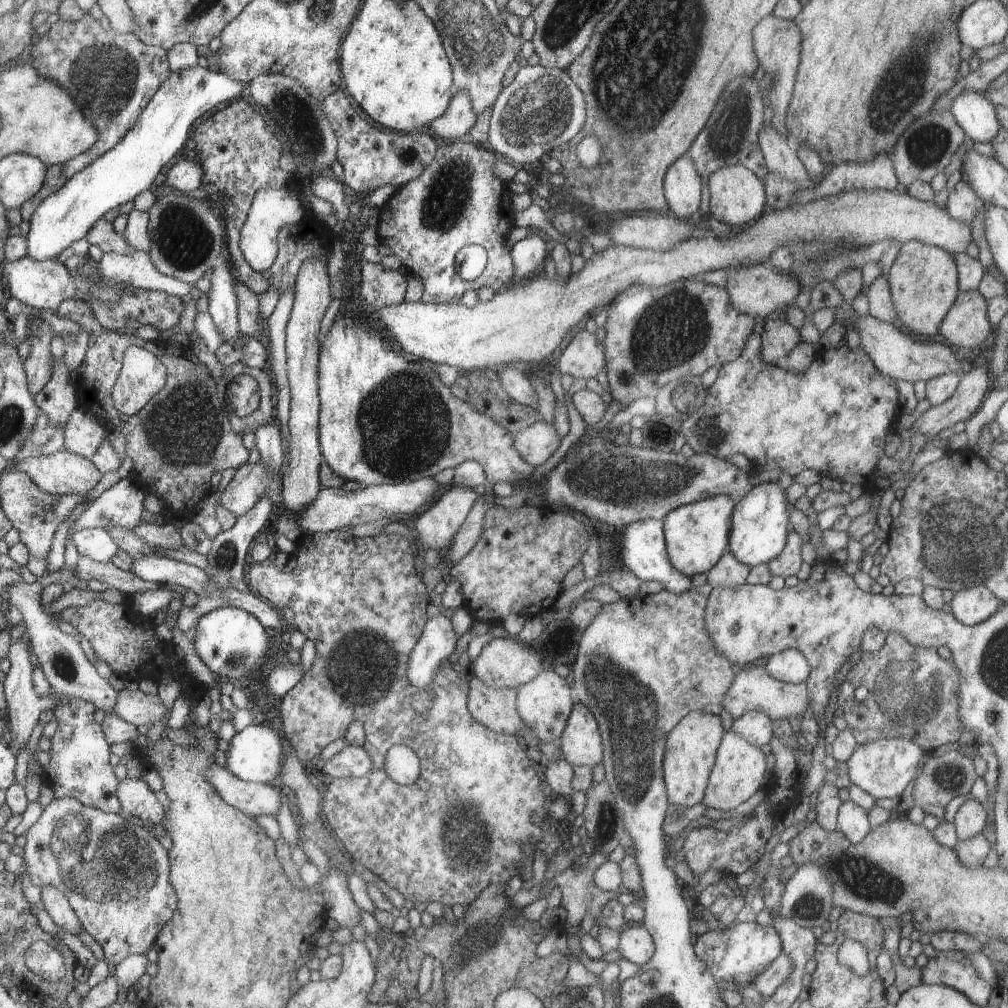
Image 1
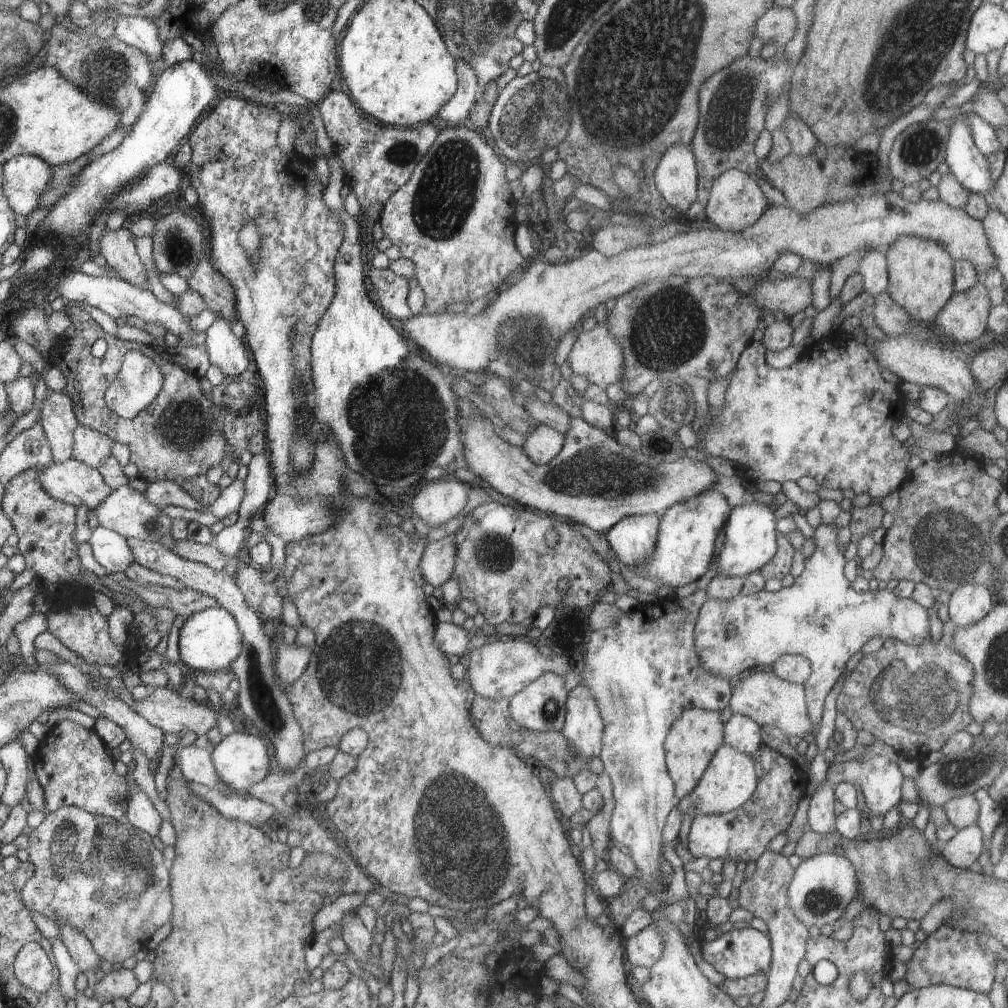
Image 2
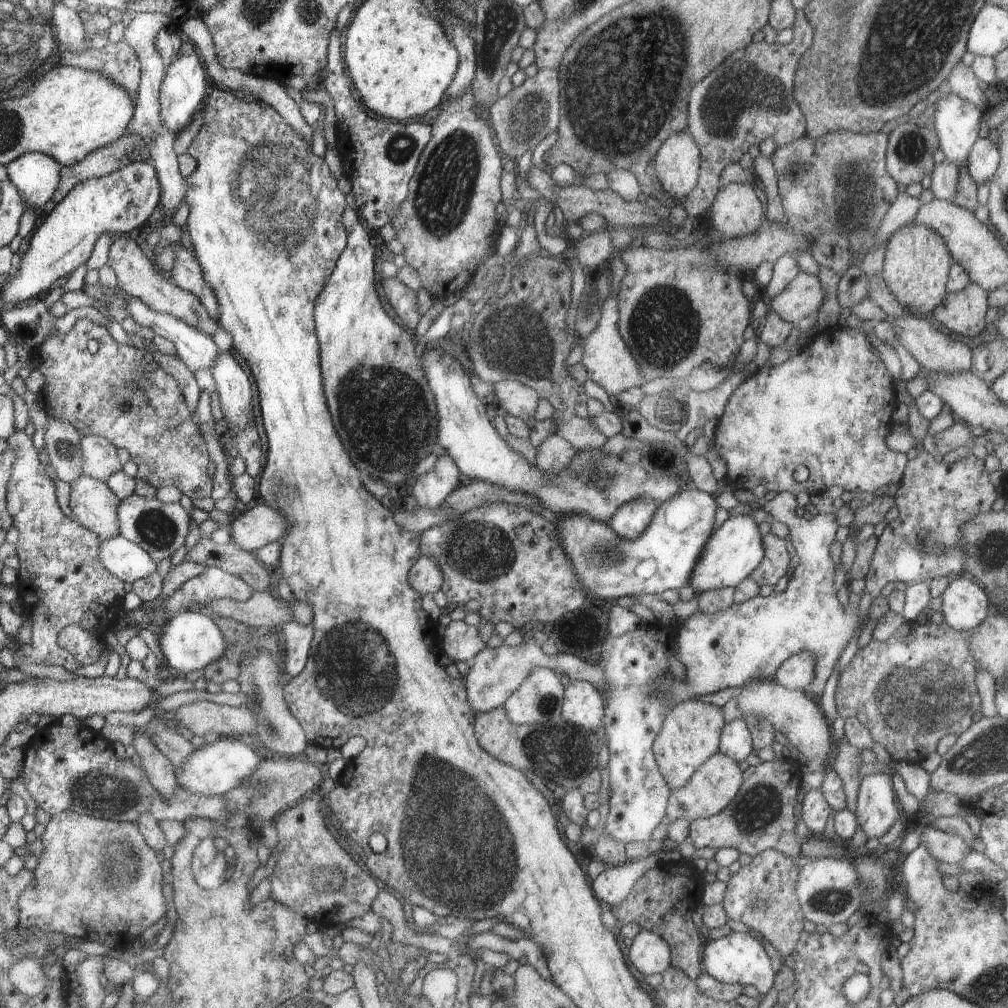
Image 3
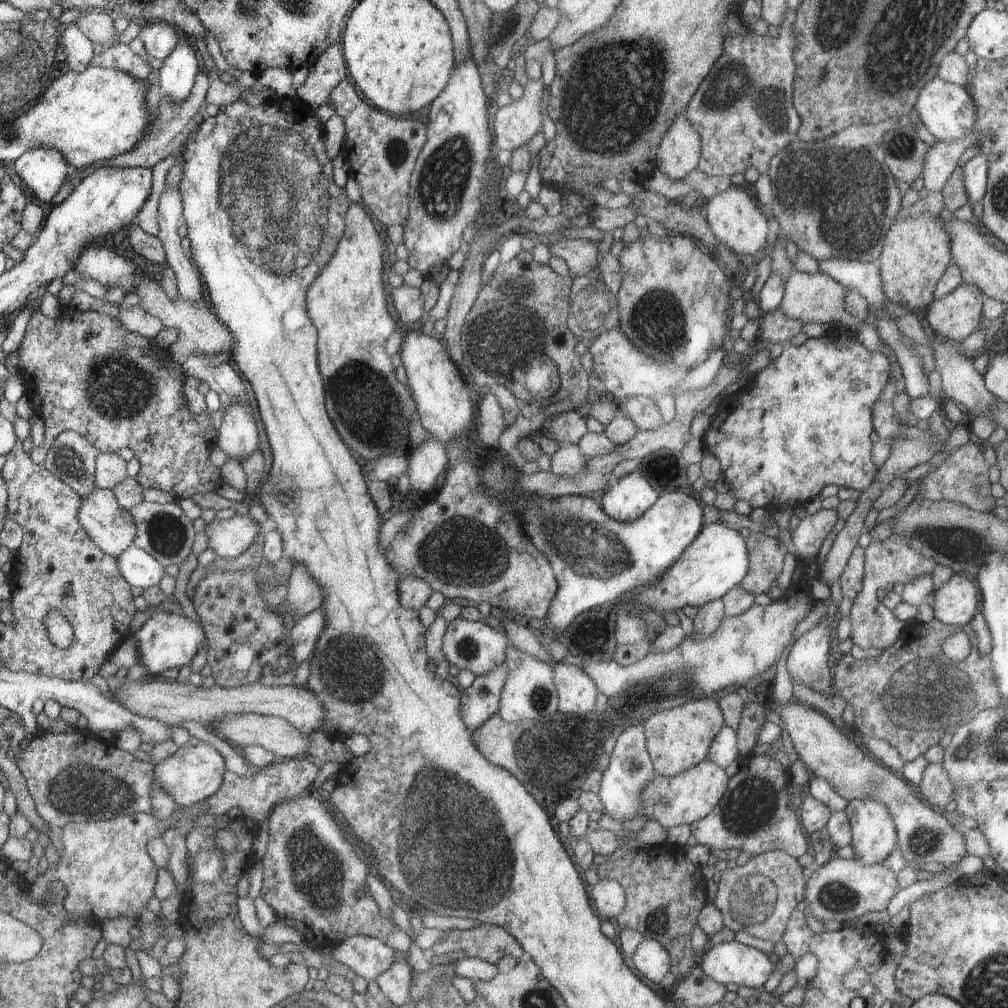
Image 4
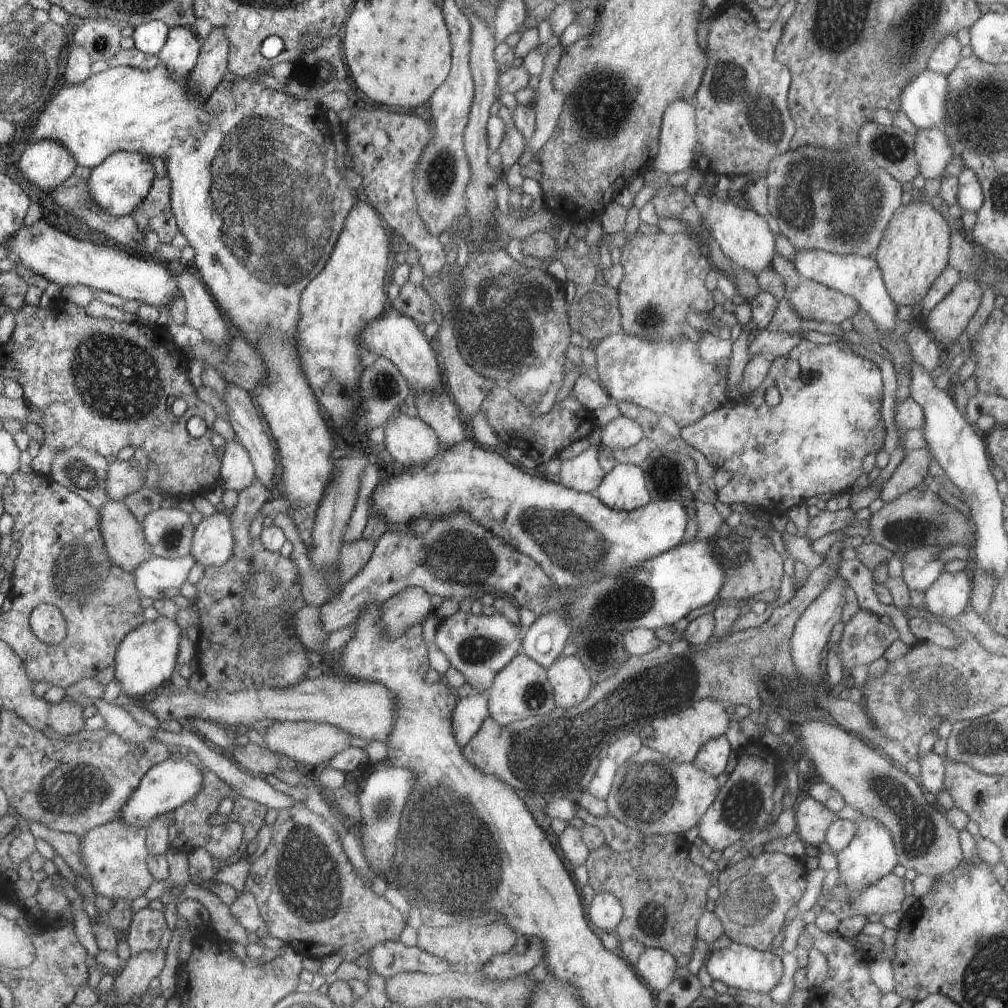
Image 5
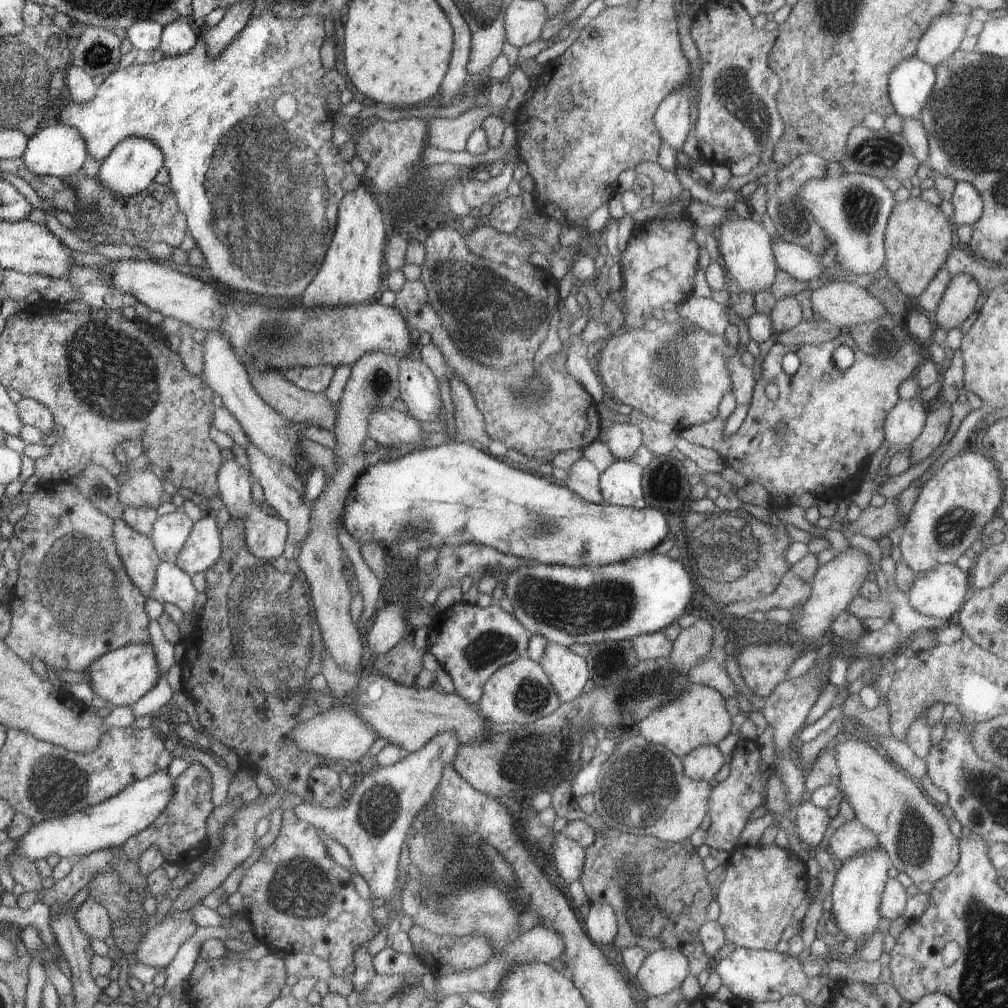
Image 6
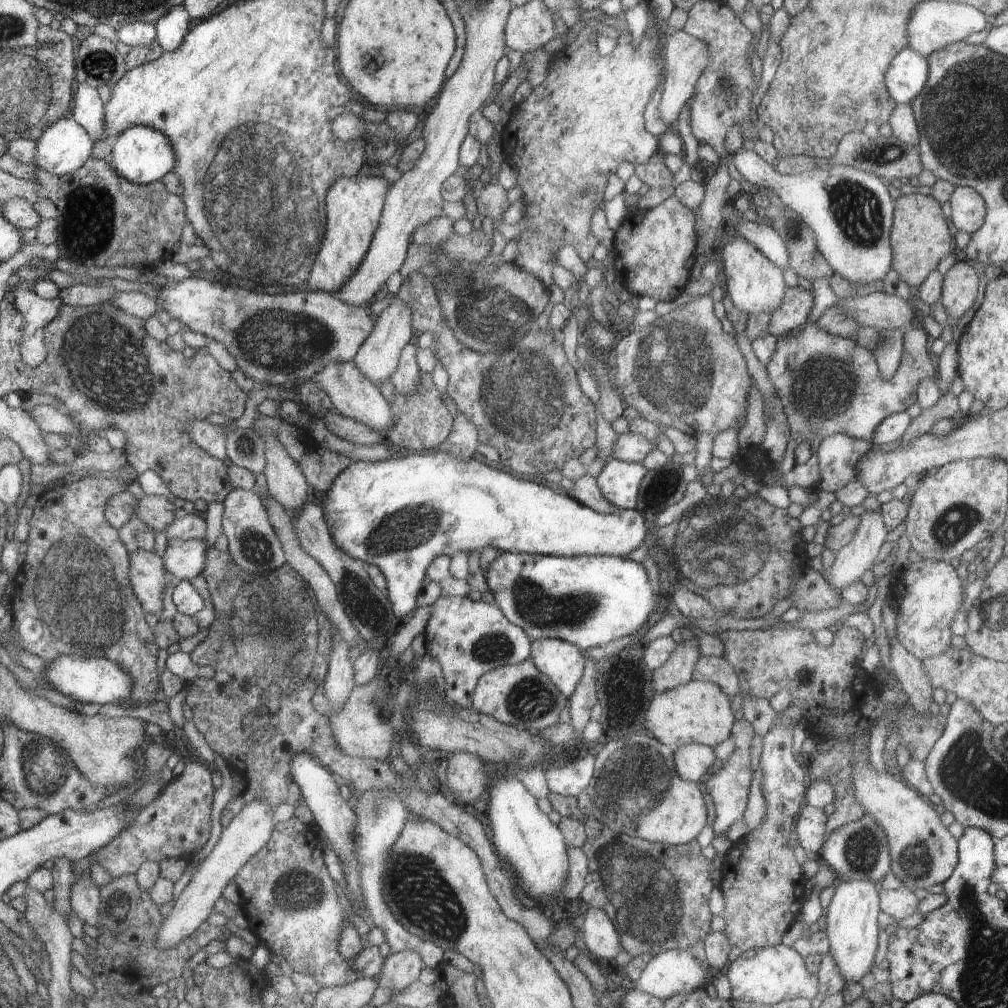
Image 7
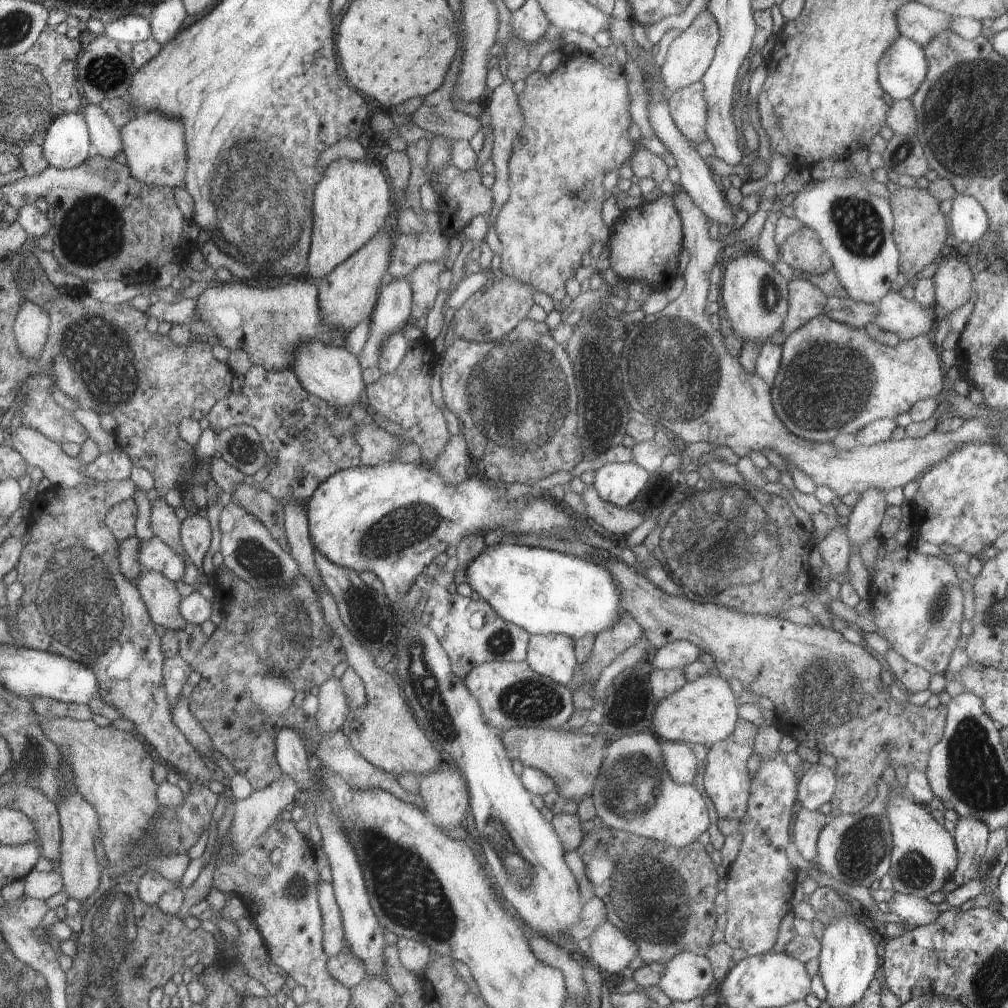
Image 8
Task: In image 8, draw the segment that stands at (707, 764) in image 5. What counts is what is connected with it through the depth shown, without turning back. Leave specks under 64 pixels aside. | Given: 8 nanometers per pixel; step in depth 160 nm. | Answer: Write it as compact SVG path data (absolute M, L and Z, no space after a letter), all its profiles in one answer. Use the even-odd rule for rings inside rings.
M660 740L666 772L670 778L678 784L693 785L698 772L697 758L692 750L684 742L670 742Z

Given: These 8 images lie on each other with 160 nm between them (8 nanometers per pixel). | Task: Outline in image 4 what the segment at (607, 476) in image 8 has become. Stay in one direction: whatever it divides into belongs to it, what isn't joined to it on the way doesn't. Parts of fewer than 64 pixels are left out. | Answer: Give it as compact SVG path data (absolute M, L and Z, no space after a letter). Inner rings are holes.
M635 471L620 479L610 479L608 490L599 502L612 520L634 522L656 504L659 496L648 478Z

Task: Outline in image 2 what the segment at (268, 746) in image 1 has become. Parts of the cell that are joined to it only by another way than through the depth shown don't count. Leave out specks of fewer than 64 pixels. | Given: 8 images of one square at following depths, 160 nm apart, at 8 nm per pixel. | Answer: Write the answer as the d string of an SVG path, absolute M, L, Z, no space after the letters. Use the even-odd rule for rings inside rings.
M231 733L211 749L214 768L220 775L222 784L238 793L246 792L247 788L259 783L268 775L270 756L264 738L254 738L247 733Z

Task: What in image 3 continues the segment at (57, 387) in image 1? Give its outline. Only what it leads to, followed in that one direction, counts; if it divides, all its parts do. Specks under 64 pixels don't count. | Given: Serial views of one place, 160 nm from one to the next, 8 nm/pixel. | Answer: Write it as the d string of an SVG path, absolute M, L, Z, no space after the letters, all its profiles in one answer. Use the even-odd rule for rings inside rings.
M48 417L48 424L45 428L44 450L49 454L49 464L54 467L59 480L72 484L83 474L84 460L82 449L80 448L82 436L72 424L53 419L52 417Z

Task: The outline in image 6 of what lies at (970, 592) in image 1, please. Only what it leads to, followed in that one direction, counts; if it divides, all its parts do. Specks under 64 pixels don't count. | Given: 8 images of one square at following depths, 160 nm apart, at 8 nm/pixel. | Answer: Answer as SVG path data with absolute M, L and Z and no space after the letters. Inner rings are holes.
M940 564L934 570L916 576L907 596L910 600L910 607L919 614L928 618L953 619L959 615L970 593L969 573L962 572L957 565Z

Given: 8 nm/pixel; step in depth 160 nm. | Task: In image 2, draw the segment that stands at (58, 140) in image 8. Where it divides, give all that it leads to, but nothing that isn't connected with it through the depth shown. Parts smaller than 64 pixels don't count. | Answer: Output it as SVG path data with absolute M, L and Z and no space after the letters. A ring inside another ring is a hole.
M18 155L4 163L4 187L13 211L25 217L39 208L41 196L52 187L53 167L34 155Z

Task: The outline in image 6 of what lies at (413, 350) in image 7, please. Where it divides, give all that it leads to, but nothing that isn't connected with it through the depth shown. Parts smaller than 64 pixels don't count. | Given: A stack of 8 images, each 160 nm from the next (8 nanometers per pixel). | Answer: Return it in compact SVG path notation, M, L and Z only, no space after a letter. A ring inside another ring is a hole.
M417 356L399 360L400 396L408 414L420 422L434 422L443 413L441 386L432 370Z

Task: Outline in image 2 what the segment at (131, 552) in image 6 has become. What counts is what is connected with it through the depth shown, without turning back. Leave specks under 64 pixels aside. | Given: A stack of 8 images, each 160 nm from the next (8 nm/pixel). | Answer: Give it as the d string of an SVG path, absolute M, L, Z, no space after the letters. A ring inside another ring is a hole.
M74 458L42 468L41 484L51 497L76 508L84 504L90 511L96 510L113 491L98 469Z

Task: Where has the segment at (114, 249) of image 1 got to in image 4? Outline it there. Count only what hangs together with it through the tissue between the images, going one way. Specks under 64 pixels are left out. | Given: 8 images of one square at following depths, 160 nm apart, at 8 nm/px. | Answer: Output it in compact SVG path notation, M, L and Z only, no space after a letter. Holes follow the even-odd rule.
M142 273L140 278L141 283L138 284L136 291L140 298L139 306L151 316L158 318L164 324L165 330L174 329L178 333L176 348L170 348L172 352L168 352L174 362L182 365L184 360L192 354L206 354L212 358L215 358L220 352L231 355L232 334L224 324L218 321L208 302L201 301L198 304L190 304L181 297L178 297L176 301L171 300L154 277Z

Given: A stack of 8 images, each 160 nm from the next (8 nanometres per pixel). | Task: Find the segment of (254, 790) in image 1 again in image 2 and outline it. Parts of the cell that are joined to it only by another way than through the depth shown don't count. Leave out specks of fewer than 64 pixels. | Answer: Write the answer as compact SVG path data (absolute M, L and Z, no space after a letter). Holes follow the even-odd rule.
M194 744L178 748L173 755L173 764L190 783L200 783L224 792L232 791L222 784L220 775L214 768L209 748L200 748Z

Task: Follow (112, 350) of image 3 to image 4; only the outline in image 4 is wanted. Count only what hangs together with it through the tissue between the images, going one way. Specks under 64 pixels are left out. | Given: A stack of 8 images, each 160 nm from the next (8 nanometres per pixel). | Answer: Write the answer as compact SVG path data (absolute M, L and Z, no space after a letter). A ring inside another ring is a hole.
M34 310L30 320L28 320L28 326L26 326L26 334L24 340L22 340L21 348L18 348L18 368L21 375L26 382L28 388L28 397L33 407L34 414L39 415L42 421L45 423L45 440L44 446L40 448L33 448L30 452L30 457L38 465L41 465L48 455L49 449L53 447L54 440L57 440L58 436L61 436L62 432L66 430L78 432L81 436L84 436L91 446L94 446L98 451L116 453L117 450L123 448L129 448L134 451L134 456L140 462L140 473L136 476L136 480L143 489L157 489L163 490L176 496L178 499L188 499L194 496L196 492L210 492L210 490L216 490L220 487L220 484L210 484L210 482L220 482L220 470L208 460L210 456L210 448L208 444L204 444L204 430L211 429L212 426L209 422L209 414L195 415L190 412L188 408L188 402L184 398L184 388L182 388L182 382L172 374L172 368L168 368L166 360L162 360L154 350L150 348L138 348L138 346L128 346L126 344L126 328L115 318L110 318L108 315L102 315L98 312L74 312L74 310L64 310L62 316L58 318L49 318L44 316L41 310Z

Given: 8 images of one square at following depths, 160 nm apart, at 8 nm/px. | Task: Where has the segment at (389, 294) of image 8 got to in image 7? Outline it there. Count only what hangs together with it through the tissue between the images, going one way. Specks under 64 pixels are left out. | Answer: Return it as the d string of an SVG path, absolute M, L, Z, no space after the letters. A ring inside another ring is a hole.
M396 297L380 314L377 315L377 326L370 332L369 338L362 344L353 362L361 370L362 376L366 376L374 385L381 388L384 382L390 380L390 376L396 372L400 362L402 350L412 340L412 310L404 300Z

